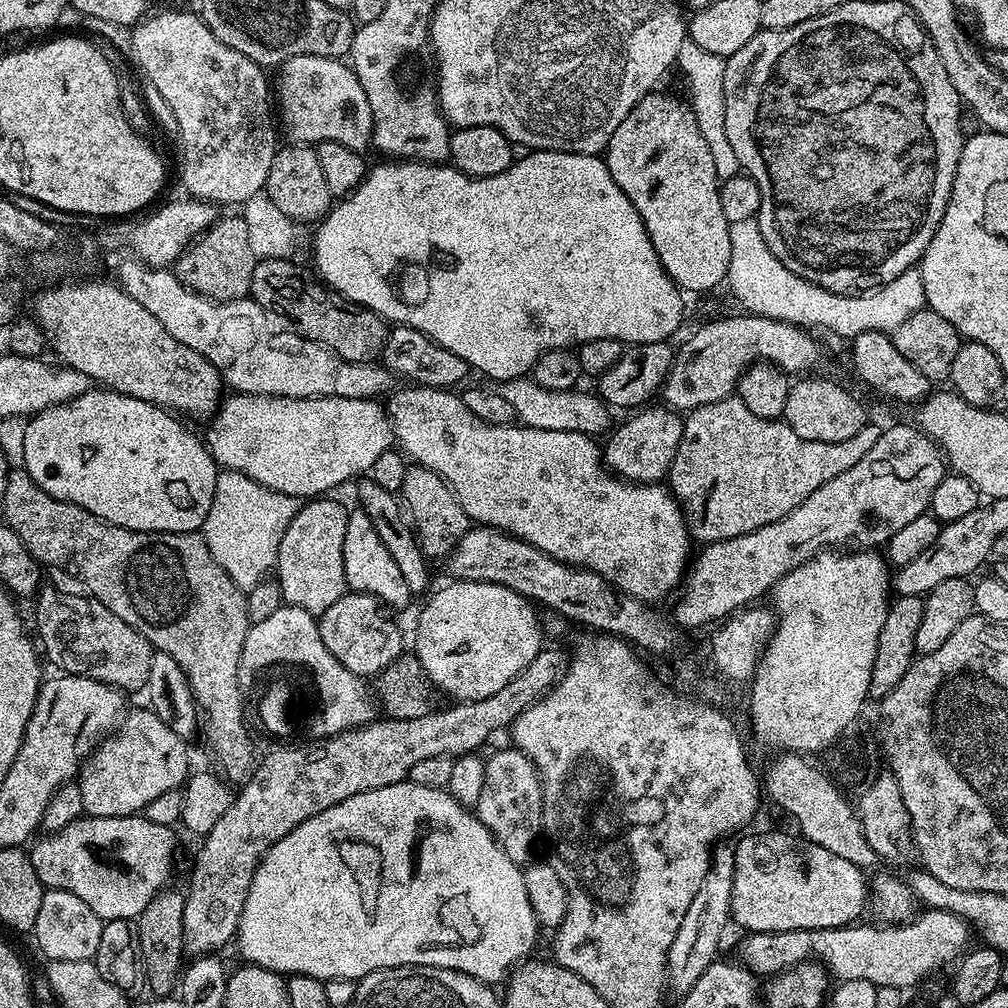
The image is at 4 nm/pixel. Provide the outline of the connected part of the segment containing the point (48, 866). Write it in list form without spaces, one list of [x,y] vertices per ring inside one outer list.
[[[85,814],[79,820],[70,822],[70,826],[66,826],[61,832],[41,835],[41,840],[36,845],[34,845],[35,843],[31,845],[30,855],[34,870],[45,889],[66,890],[70,894],[76,895],[77,898],[82,898],[82,902],[86,902],[86,906],[90,906],[90,910],[94,910],[94,914],[98,914],[98,918],[105,922],[110,920],[135,921],[142,914],[142,910],[146,910],[146,906],[150,906],[152,899],[169,887],[168,879],[172,876],[172,859],[176,856],[176,836],[174,833],[172,828],[158,826],[158,822],[150,822],[143,814],[134,816],[89,816]]]

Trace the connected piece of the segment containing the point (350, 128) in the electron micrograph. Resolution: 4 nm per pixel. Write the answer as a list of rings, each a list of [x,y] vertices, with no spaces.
[[[295,56],[285,62],[285,64],[279,65],[278,72],[280,72],[280,81],[275,81],[274,84],[274,96],[280,99],[280,116],[278,112],[278,120],[282,125],[282,132],[289,136],[289,141],[295,142],[300,146],[315,146],[320,144],[324,140],[337,140],[342,142],[342,146],[350,146],[354,151],[363,153],[364,147],[369,147],[372,144],[372,115],[370,114],[370,102],[366,98],[366,90],[362,90],[362,82],[358,82],[356,73],[352,71],[351,67],[343,59],[333,58],[330,56]]]

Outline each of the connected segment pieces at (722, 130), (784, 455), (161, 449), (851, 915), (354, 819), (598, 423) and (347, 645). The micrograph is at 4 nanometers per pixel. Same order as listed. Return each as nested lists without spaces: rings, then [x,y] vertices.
[[[685,38],[682,50],[678,50],[675,67],[680,68],[682,75],[688,79],[688,92],[694,114],[698,118],[698,130],[702,130],[702,138],[706,138],[706,146],[710,146],[710,154],[714,157],[714,170],[720,180],[741,175],[738,154],[730,146],[730,138],[726,138],[726,90],[722,90],[725,57],[711,56],[702,50],[693,40]]]
[[[733,394],[724,400],[698,406],[684,416],[682,442],[678,442],[678,454],[674,454],[674,462],[668,467],[666,484],[684,509],[693,541],[713,544],[716,540],[738,538],[762,526],[770,526],[770,522],[778,522],[778,518],[786,518],[786,514],[802,506],[818,486],[830,482],[830,478],[838,478],[838,474],[857,464],[874,442],[878,442],[881,431],[881,425],[869,422],[858,434],[846,438],[846,442],[810,442],[810,438],[798,438],[783,419],[758,418],[758,414],[746,407],[746,402]]]
[[[103,386],[93,387],[92,391],[82,394],[65,404],[48,408],[45,412],[37,412],[27,421],[25,426],[25,458],[22,465],[23,471],[34,478],[34,482],[46,494],[71,504],[82,506],[99,520],[107,524],[129,528],[135,532],[194,532],[204,527],[204,519],[210,510],[210,502],[214,498],[214,486],[218,473],[218,465],[212,458],[212,453],[206,450],[203,439],[200,440],[184,424],[179,424],[177,417],[169,409],[161,408],[159,404],[152,404],[149,400],[127,396],[121,392],[114,392]]]
[[[760,832],[757,836],[741,835],[736,844],[734,855],[734,884],[730,894],[730,910],[732,920],[744,927],[745,933],[749,932],[785,932],[786,930],[802,930],[803,928],[842,928],[845,924],[855,924],[866,912],[866,905],[870,900],[870,884],[866,879],[865,871],[854,862],[846,862],[846,858],[838,858],[838,854],[830,854],[830,850],[822,850],[822,846],[814,846],[814,842],[804,839],[799,834],[791,836],[788,832]]]
[[[405,782],[354,794],[330,806],[330,810],[322,810],[322,814],[314,814],[314,818],[302,822],[294,830],[290,830],[286,838],[270,846],[268,853],[260,857],[260,864],[250,882],[235,943],[240,944],[240,952],[247,963],[274,970],[285,977],[309,976],[323,981],[334,978],[359,981],[361,976],[380,972],[383,968],[409,968],[412,964],[417,964],[458,970],[489,986],[500,986],[509,979],[513,969],[525,963],[535,953],[532,951],[536,948],[536,939],[540,932],[542,933],[542,925],[536,921],[536,915],[530,906],[521,865],[515,864],[504,853],[504,847],[477,818],[475,811],[459,804],[452,793],[445,789]]]
[[[531,378],[502,380],[495,385],[495,390],[498,394],[502,394],[502,398],[506,398],[506,402],[510,402],[510,406],[514,406],[516,420],[525,428],[584,432],[587,436],[593,438],[600,438],[600,435],[603,437],[609,431],[609,405],[605,404],[595,391],[559,392],[558,390],[546,390],[535,384]]]
[[[349,591],[318,618],[322,642],[346,670],[361,678],[375,678],[405,651],[404,636],[391,620],[389,609],[374,596]]]

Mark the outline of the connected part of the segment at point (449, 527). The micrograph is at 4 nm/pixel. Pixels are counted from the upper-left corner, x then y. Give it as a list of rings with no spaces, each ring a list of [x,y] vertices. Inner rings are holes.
[[[412,466],[409,467],[406,482],[399,493],[425,557],[432,560],[447,557],[470,527],[468,516],[453,495],[452,489],[433,468]]]

